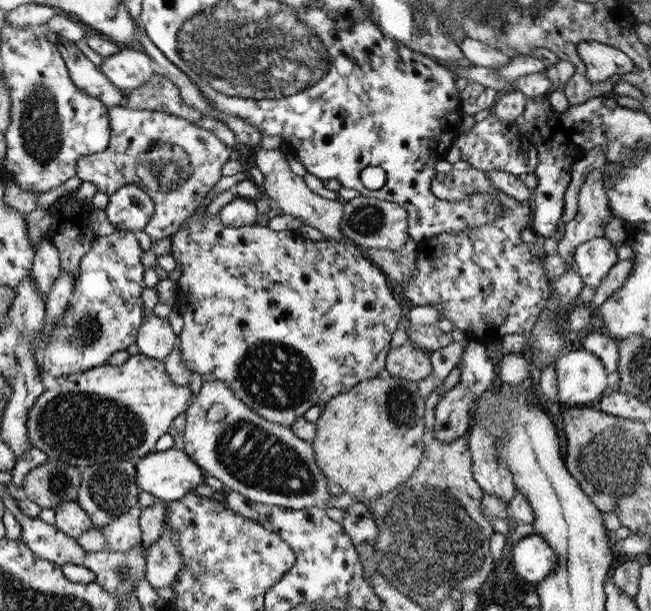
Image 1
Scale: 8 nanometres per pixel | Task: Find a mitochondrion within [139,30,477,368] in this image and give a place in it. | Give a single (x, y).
(367, 219)

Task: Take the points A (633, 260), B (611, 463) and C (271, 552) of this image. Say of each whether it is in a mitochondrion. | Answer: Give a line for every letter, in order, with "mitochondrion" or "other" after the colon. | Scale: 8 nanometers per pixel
A: other
B: mitochondrion
C: other

